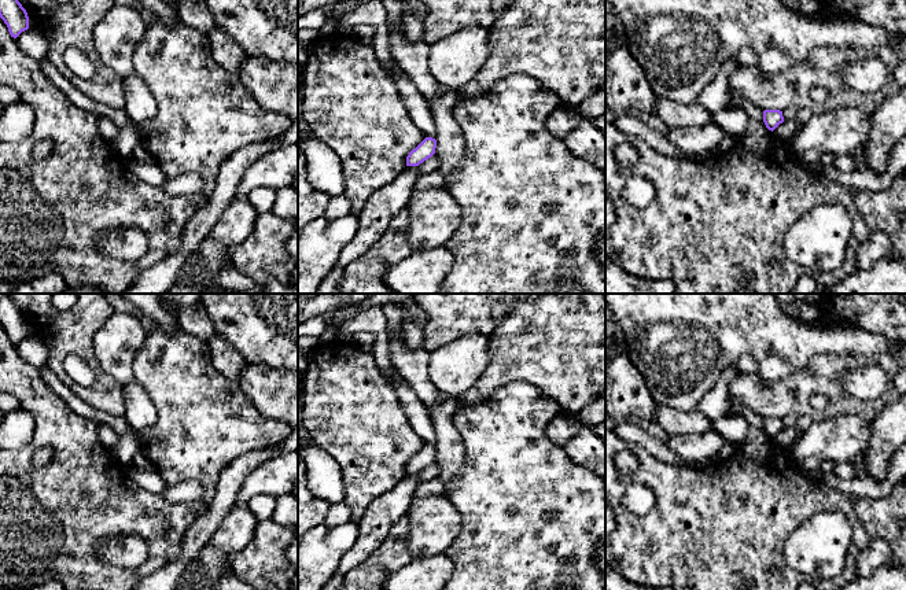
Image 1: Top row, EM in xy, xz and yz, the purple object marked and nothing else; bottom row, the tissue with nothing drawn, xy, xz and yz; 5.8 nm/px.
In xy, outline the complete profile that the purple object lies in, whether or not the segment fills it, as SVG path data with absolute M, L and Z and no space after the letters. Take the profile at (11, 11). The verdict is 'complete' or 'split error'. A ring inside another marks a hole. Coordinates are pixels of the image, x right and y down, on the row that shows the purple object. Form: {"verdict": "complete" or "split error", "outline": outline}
{"verdict": "complete", "outline": "M0 0L0 18L14 38L29 29L27 12L18 0Z"}

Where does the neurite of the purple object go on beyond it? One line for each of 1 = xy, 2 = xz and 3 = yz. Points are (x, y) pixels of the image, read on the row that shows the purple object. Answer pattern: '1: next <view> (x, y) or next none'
1: next none
2: next none
3: next none

